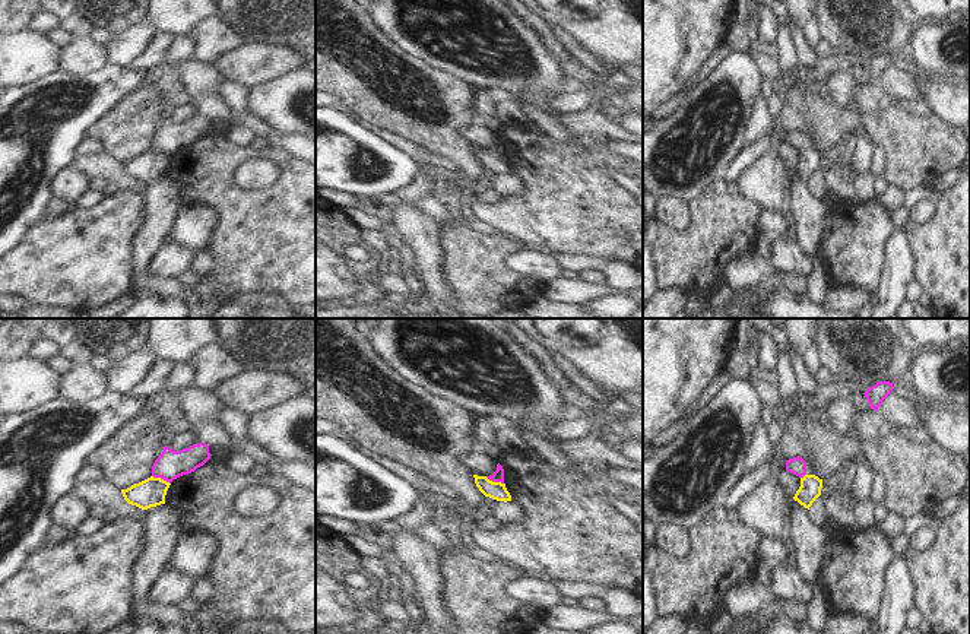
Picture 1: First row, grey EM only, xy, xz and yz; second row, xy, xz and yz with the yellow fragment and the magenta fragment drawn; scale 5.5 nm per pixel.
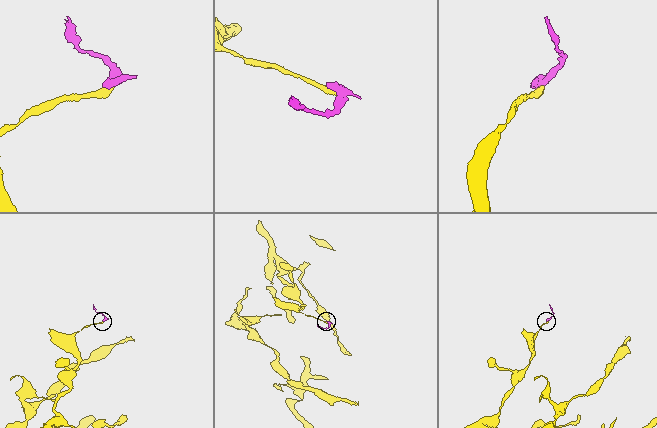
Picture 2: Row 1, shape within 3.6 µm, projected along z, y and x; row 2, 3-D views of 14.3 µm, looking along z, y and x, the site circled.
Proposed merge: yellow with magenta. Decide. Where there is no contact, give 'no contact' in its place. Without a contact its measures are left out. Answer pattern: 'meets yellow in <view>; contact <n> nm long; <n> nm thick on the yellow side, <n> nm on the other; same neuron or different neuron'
meets yellow in xy; contact 120 nm long; 160 nm thick on the yellow side, 160 nm on the other; different neuron

